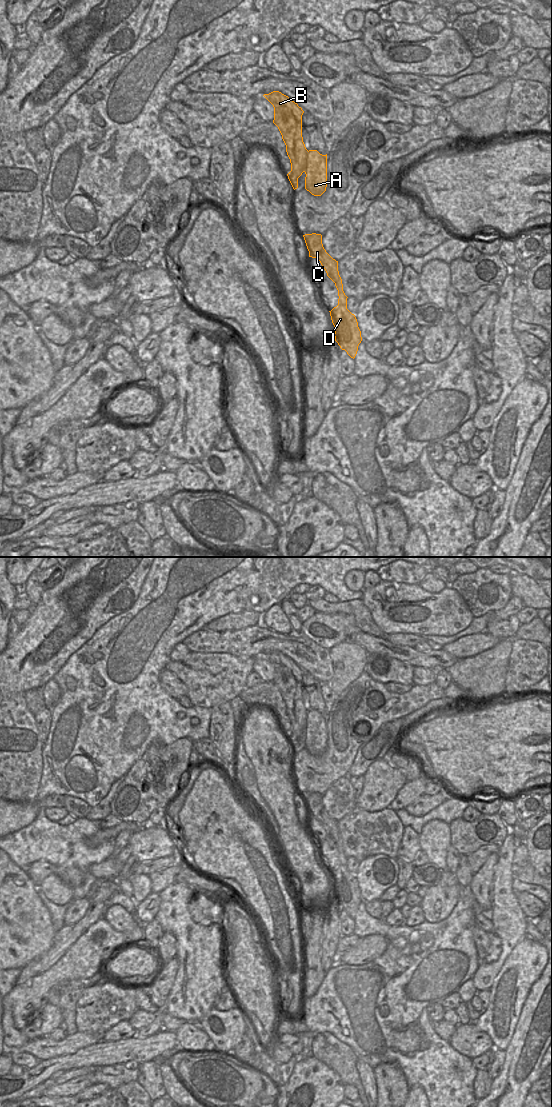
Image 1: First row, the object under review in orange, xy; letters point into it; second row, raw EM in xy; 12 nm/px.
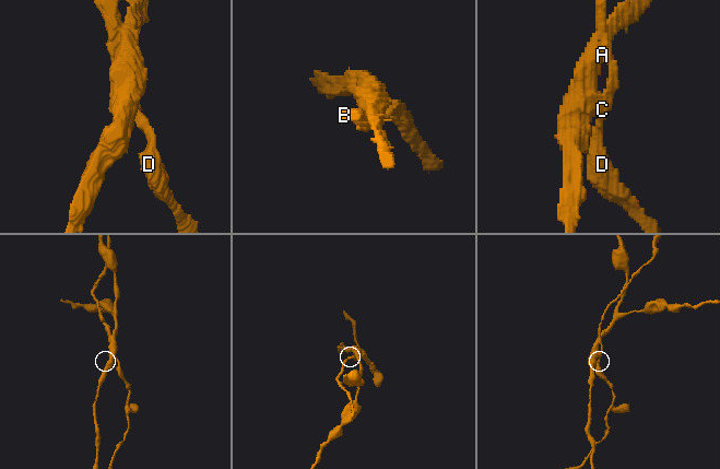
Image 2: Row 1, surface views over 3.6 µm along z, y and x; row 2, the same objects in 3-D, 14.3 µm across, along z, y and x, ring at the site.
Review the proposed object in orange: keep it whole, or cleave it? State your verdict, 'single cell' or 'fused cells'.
fused cells

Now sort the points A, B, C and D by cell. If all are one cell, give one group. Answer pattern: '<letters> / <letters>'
A / B C D

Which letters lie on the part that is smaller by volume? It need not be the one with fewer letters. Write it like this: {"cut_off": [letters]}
{"cut_off": ["B", "C", "D"]}

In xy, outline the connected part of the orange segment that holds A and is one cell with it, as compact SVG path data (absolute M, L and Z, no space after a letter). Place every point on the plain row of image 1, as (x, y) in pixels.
M309 710L305 734L305 749L314 756L321 756L327 747L327 714Z

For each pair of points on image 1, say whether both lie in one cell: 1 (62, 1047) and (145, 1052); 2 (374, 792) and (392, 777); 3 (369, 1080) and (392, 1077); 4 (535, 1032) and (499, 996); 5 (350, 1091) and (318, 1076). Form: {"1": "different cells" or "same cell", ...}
{"1": "different cells", "2": "same cell", "3": "different cells", "4": "different cells", "5": "different cells"}

